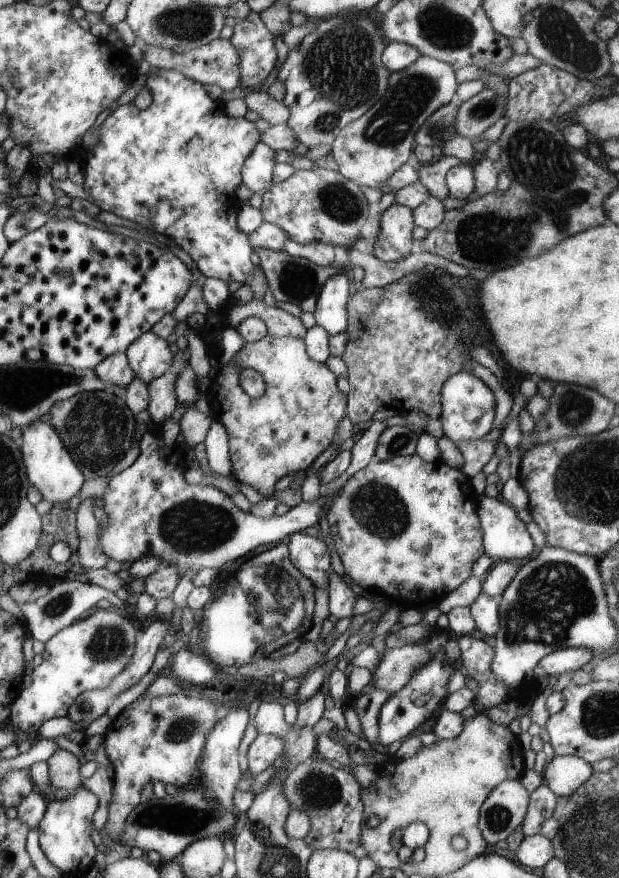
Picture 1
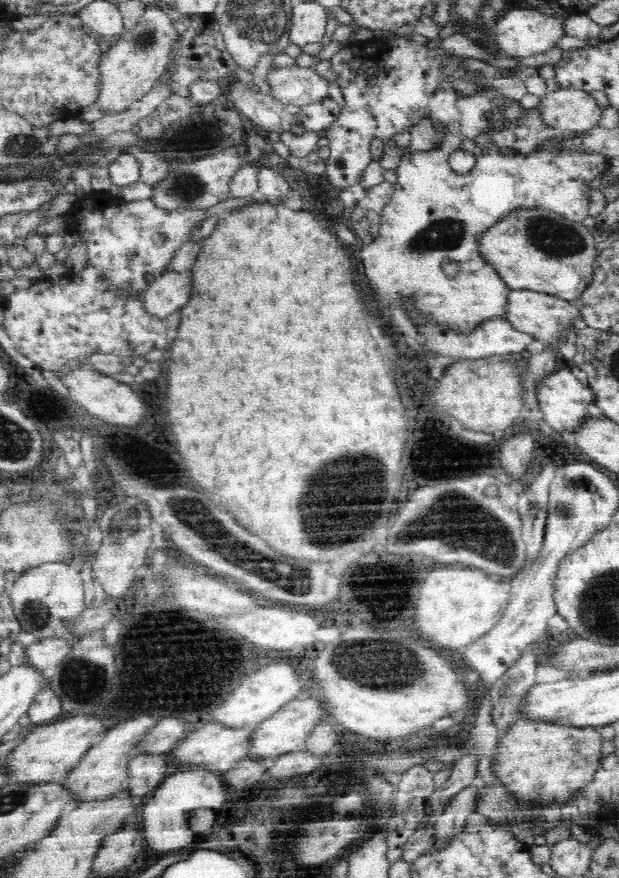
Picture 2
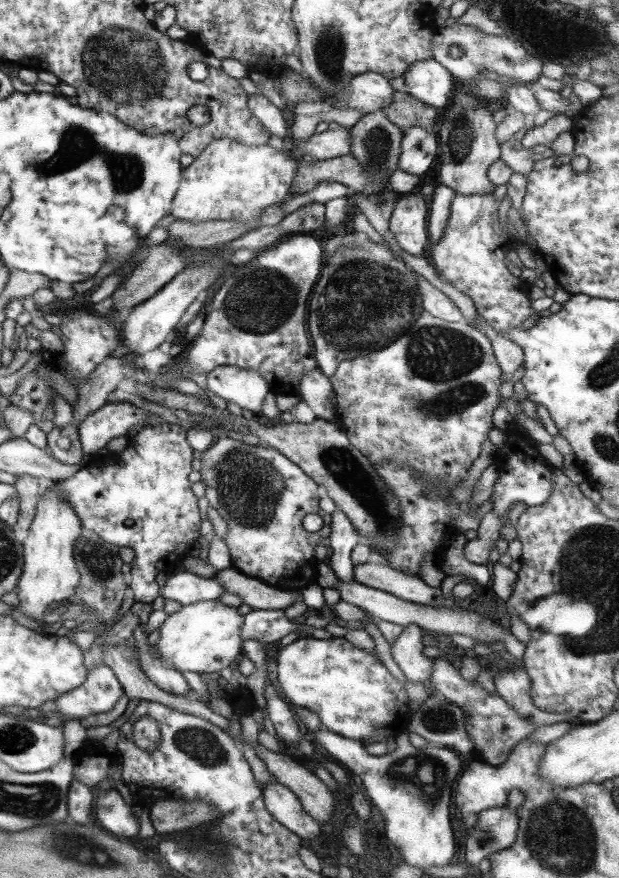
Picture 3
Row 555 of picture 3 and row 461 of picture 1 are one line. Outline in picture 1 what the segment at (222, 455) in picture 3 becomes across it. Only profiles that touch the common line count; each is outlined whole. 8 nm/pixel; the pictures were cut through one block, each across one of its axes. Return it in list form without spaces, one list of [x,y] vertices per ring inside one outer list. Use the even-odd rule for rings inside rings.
[[[266,335],[262,340],[246,342],[232,360],[228,366],[219,369],[206,391],[210,394],[210,410],[213,419],[221,422],[227,430],[233,478],[239,483],[252,486],[265,501],[273,498],[276,491],[274,486],[280,478],[292,472],[308,470],[316,458],[332,444],[338,424],[346,414],[347,395],[338,389],[337,378],[328,365],[314,362],[308,356],[303,338]],[[245,368],[252,368],[262,375],[265,382],[262,396],[251,398],[240,386],[240,372]]]

